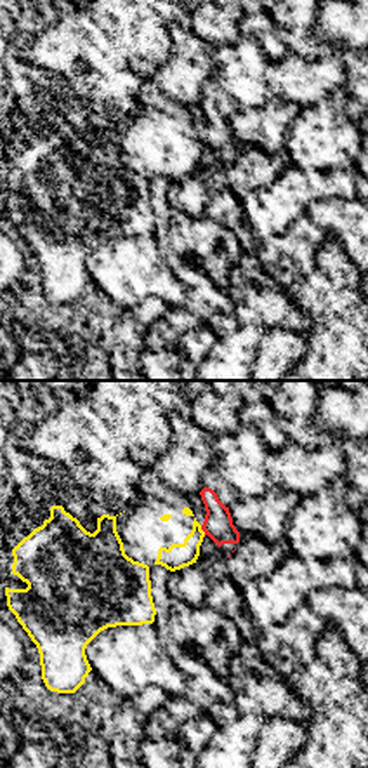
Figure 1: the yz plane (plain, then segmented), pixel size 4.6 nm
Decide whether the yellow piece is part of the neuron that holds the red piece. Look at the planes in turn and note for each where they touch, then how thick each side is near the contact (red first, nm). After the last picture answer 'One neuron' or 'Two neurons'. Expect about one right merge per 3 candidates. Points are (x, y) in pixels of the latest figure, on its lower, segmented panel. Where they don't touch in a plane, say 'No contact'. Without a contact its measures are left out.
Touches red at (202, 529). Thickness 140 nm (red) against 120 nm

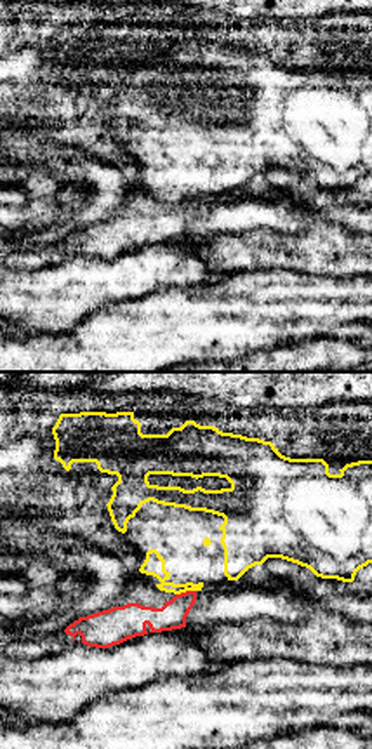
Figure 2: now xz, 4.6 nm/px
Touches red at (186, 591). Thickness 130 nm (red) against 100 nm

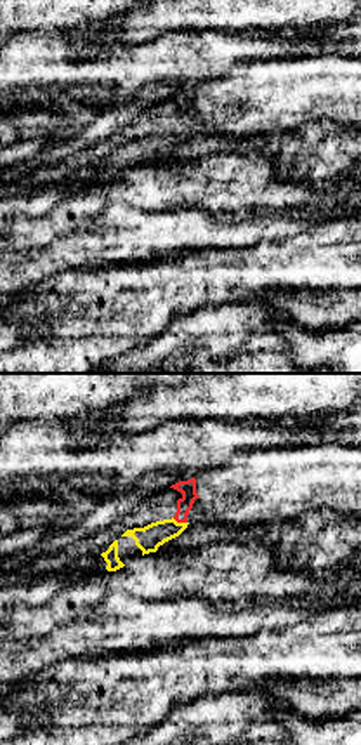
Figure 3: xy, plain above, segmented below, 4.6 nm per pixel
Touches red at (179, 521). Thickness 80 nm (red) against 120 nm

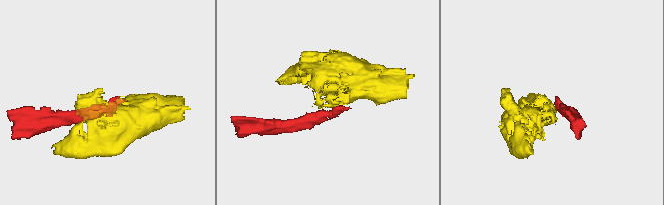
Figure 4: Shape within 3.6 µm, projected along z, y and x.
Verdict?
Two neurons

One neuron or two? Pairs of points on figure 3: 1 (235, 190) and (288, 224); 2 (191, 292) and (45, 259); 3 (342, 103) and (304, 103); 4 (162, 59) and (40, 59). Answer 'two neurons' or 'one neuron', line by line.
1: two neurons
2: two neurons
3: one neuron
4: one neuron

